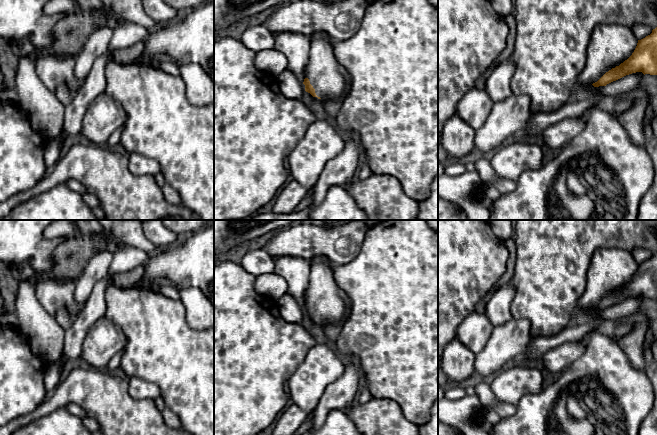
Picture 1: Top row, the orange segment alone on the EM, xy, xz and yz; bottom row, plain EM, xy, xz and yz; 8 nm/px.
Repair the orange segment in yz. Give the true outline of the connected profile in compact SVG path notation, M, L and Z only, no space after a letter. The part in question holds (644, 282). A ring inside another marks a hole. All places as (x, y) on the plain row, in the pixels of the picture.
M657 251L645 262L638 264L637 270L632 279L619 290L606 296L594 311L606 310L626 299L642 296L650 299L657 299Z

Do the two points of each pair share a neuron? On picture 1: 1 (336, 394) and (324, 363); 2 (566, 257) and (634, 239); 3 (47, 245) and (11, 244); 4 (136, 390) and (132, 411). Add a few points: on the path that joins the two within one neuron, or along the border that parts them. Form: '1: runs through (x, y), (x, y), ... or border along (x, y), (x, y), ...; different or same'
1: border along (345, 367), (344, 371), (326, 387), (318, 402); different
2: runs through (583, 240), (586, 237), (617, 237); same
3: runs through (38, 245), (20, 244); same
4: border along (128, 379), (128, 392), (134, 398), (153, 400); different

